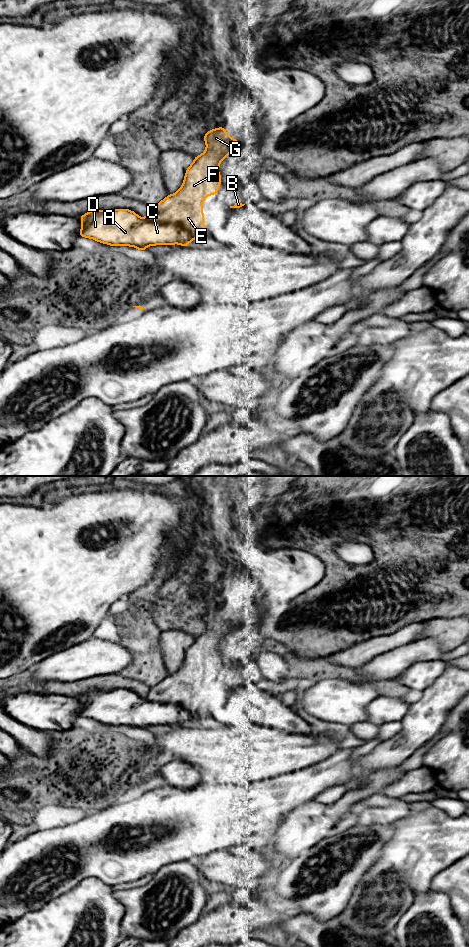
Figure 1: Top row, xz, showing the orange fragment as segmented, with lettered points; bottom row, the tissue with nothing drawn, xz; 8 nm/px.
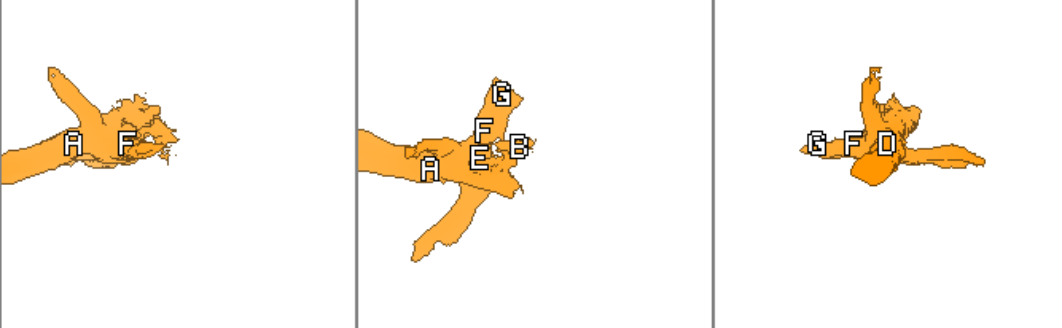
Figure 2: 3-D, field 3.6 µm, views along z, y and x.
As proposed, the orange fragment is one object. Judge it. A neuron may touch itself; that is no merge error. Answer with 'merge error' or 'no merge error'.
merge error

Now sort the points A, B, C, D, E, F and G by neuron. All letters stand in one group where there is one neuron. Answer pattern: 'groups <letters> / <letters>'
groups A B C D / E F G

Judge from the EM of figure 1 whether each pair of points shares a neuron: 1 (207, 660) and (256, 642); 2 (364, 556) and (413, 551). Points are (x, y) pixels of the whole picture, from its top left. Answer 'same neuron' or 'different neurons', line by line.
1: same neuron
2: different neurons

